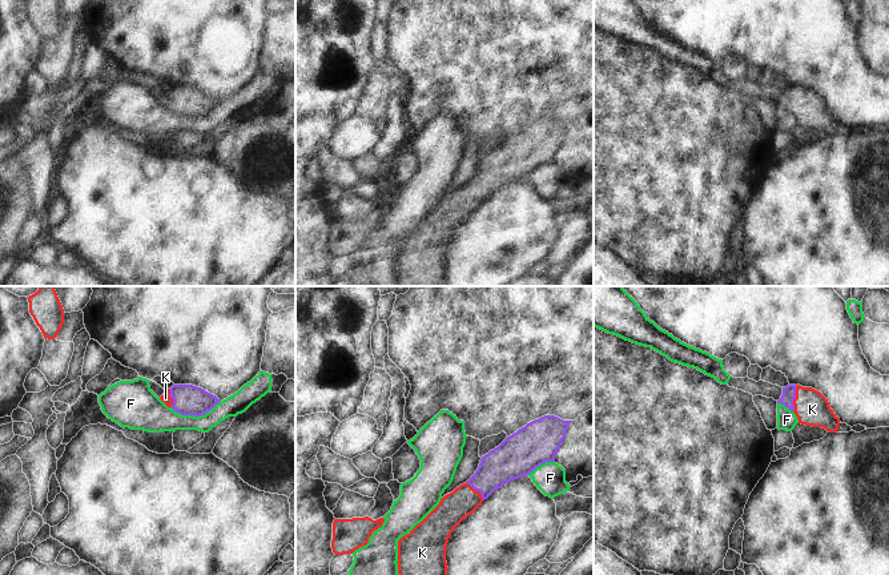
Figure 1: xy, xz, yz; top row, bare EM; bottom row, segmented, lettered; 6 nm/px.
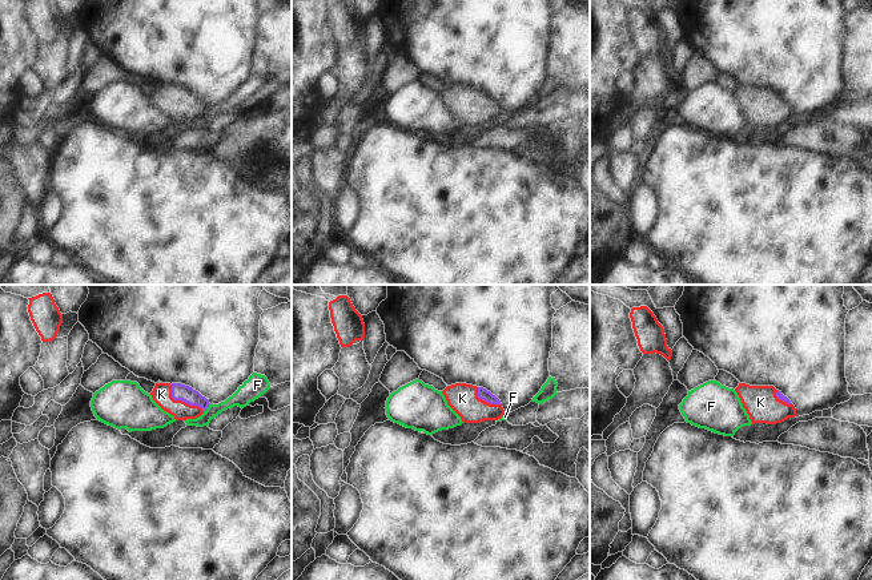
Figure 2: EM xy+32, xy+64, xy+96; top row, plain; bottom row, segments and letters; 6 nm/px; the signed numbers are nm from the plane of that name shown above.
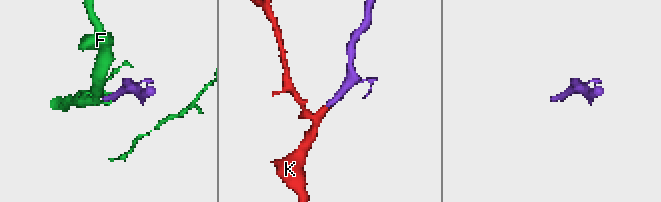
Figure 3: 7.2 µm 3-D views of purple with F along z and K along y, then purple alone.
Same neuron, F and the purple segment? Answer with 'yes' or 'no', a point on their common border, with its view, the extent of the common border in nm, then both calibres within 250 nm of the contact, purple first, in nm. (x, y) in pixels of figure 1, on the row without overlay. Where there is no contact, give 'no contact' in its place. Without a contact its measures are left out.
no | xy (194, 117) | 300 nm | 190/200 nm

